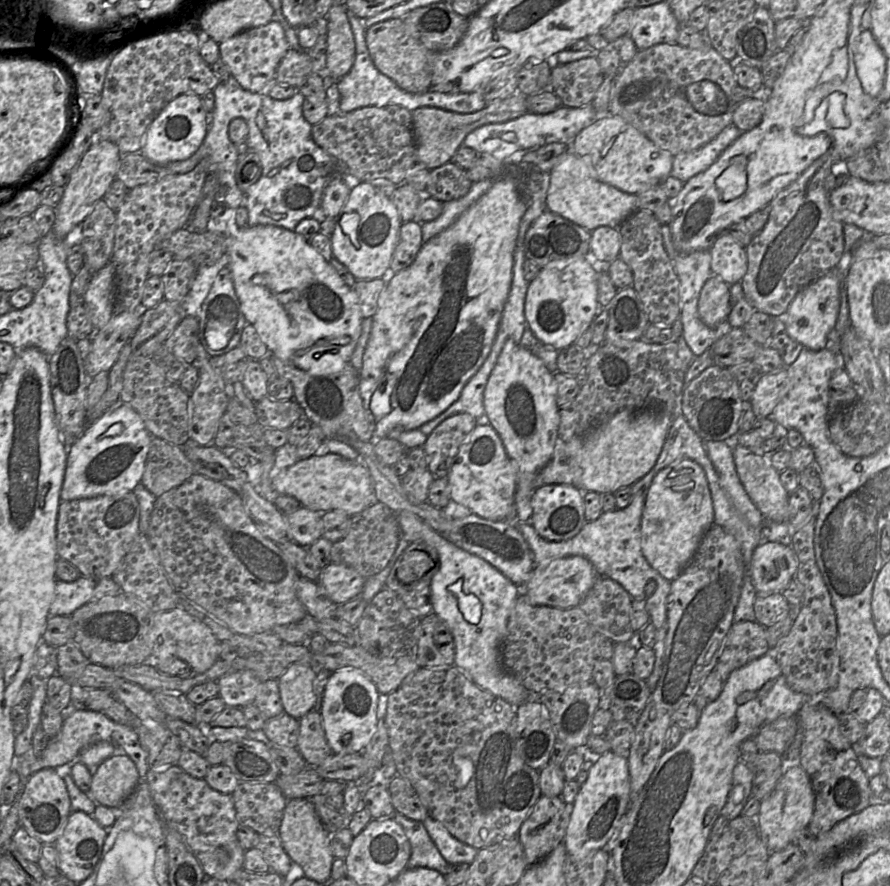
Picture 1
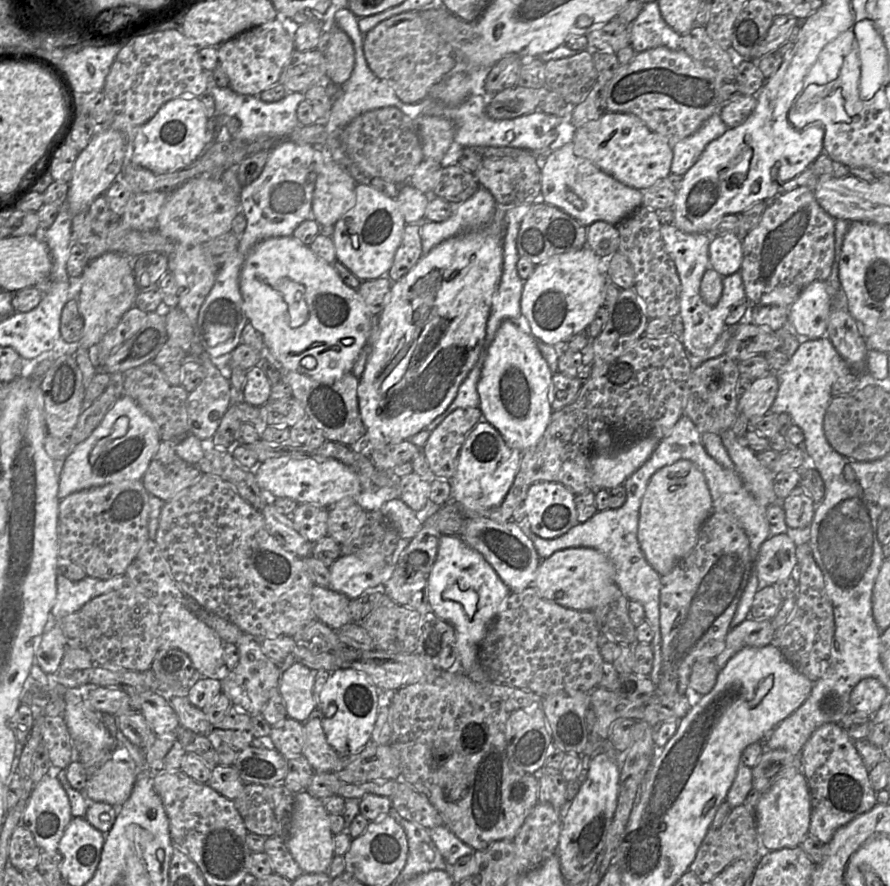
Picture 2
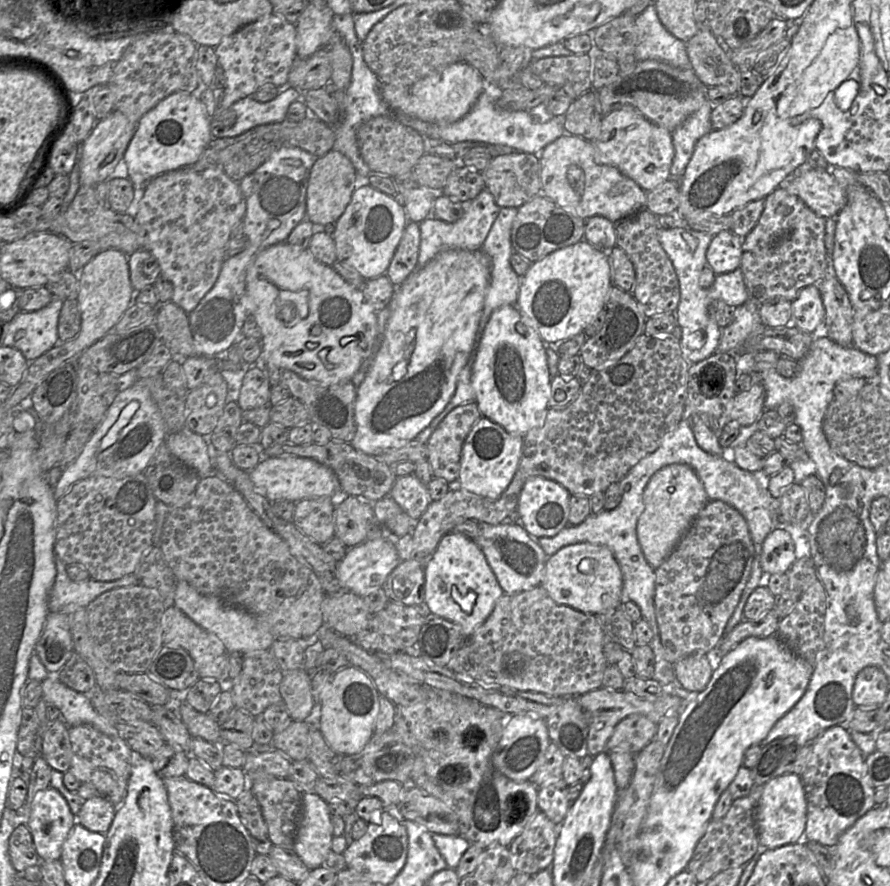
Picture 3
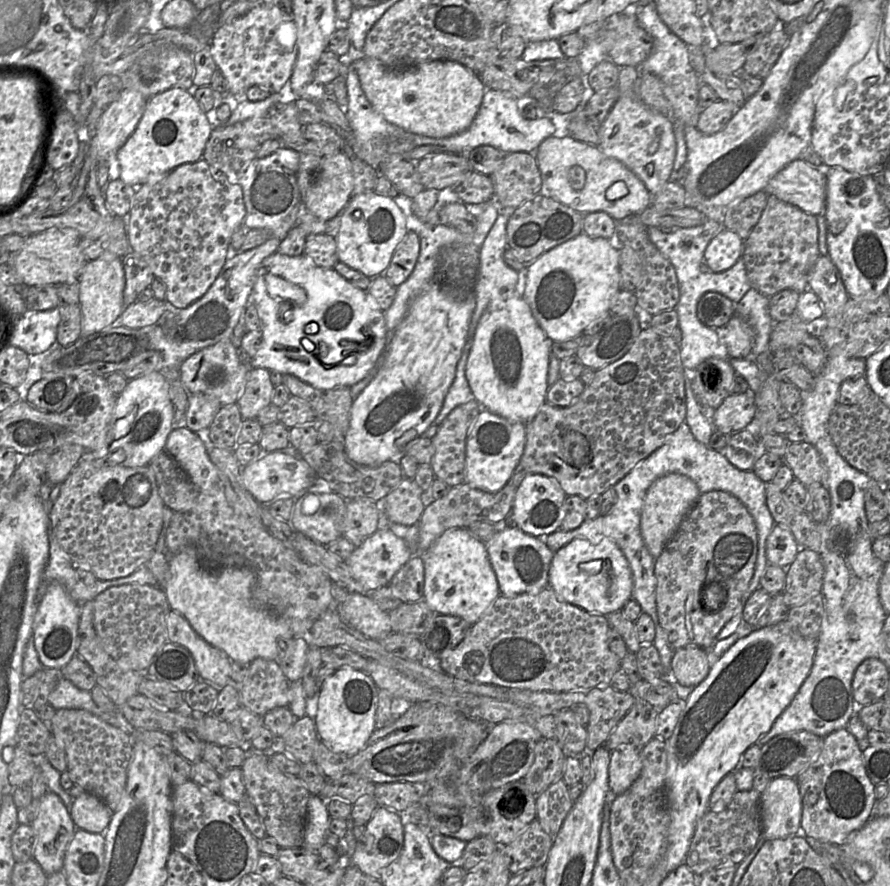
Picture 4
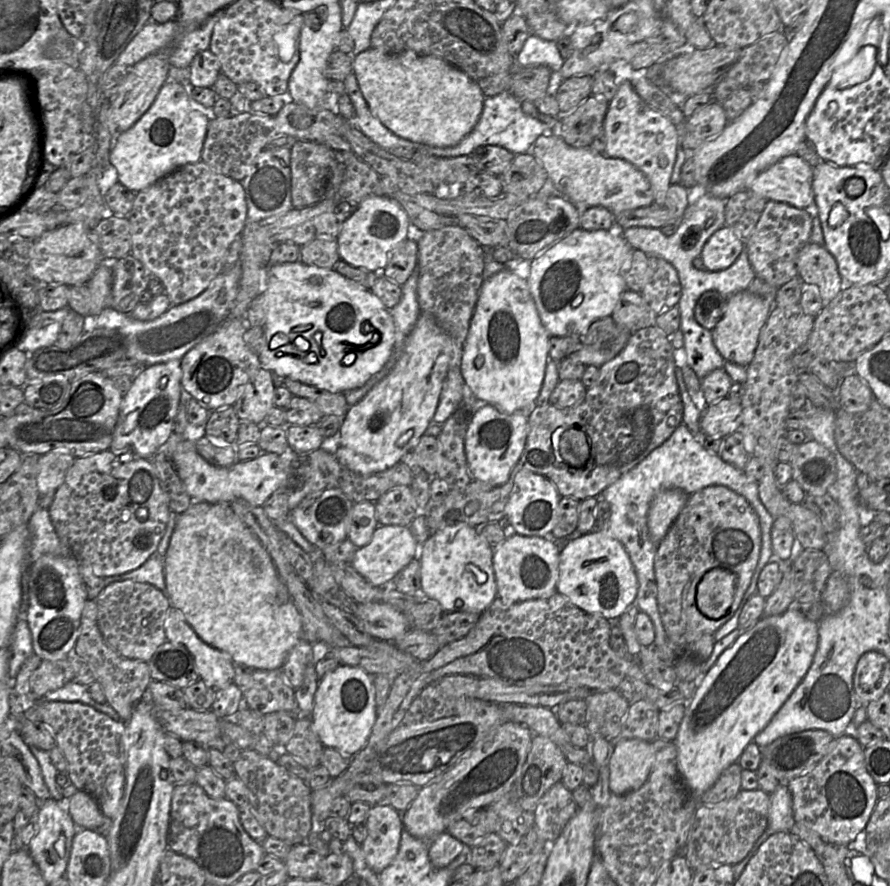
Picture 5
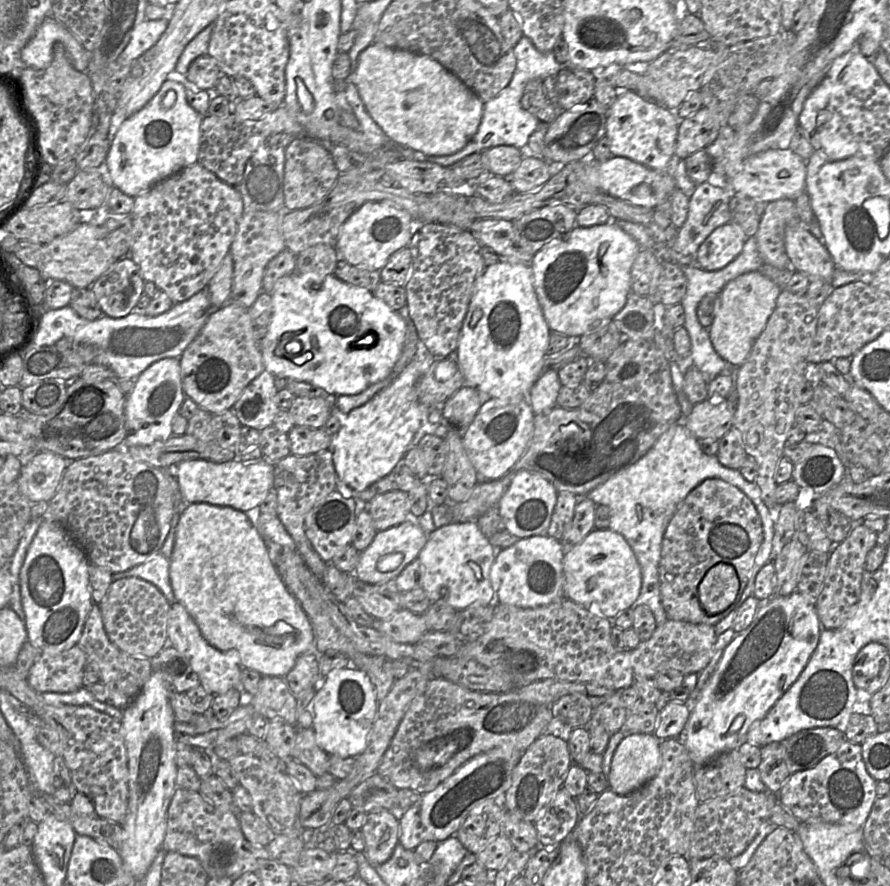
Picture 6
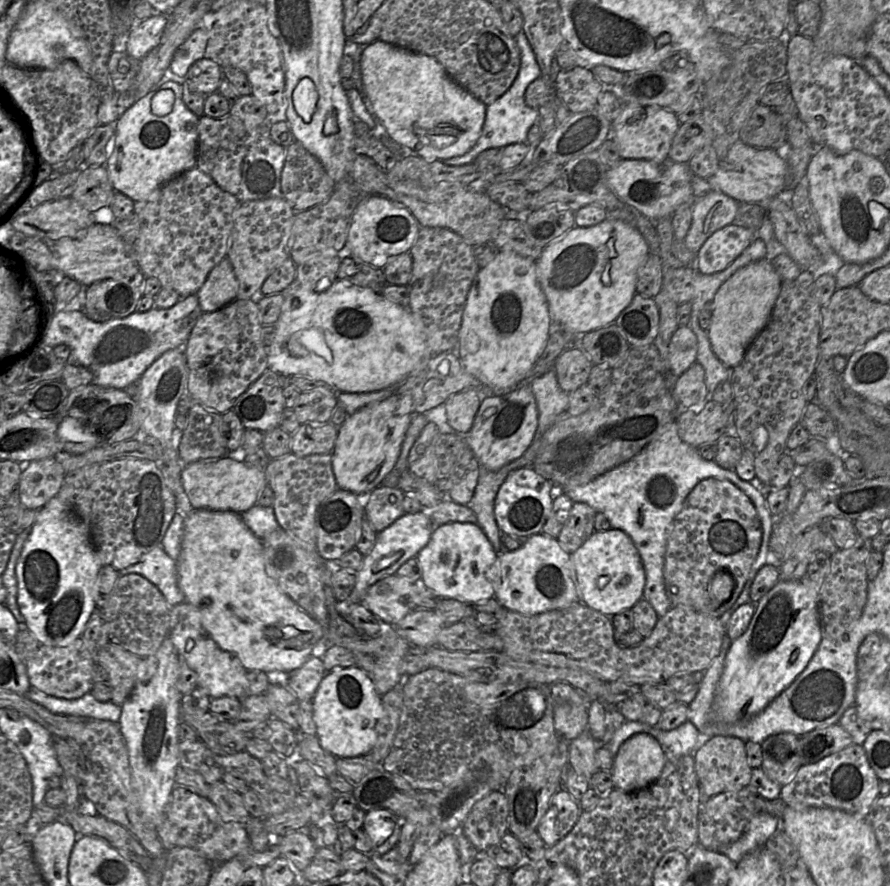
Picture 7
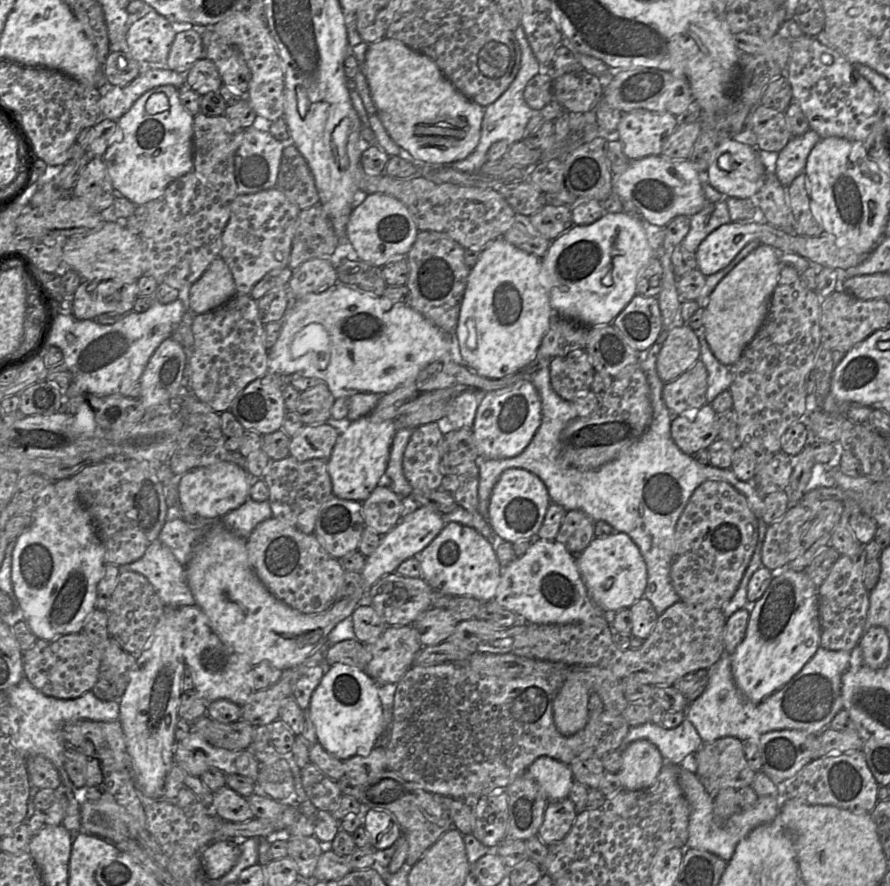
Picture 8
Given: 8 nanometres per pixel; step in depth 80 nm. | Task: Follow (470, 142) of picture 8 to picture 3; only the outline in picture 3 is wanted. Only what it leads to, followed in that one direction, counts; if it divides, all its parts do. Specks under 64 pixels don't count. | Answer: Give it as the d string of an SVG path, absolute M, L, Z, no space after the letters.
M455 62L434 71L410 87L381 84L380 95L393 110L430 123L453 123L463 118L483 92L483 78L466 62Z

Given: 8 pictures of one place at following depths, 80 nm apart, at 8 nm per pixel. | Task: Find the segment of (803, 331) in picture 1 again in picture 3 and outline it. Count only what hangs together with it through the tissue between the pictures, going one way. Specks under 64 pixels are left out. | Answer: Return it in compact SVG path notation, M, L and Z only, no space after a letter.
M817 284L802 289L792 302L790 324L808 333L818 333L824 326L825 308Z

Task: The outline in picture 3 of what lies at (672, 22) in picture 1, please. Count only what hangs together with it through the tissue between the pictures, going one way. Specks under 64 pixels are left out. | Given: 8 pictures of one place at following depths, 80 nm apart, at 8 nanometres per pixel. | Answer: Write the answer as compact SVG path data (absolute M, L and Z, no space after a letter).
M654 3L635 17L638 44L634 52L637 61L648 59L668 63L680 69L691 69L685 42L672 35L661 23Z

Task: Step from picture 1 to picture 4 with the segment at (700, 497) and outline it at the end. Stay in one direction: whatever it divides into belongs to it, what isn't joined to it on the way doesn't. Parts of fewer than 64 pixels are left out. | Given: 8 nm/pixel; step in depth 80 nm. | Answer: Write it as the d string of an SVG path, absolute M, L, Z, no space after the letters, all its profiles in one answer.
M670 473L656 479L648 488L640 519L640 530L645 546L656 560L677 531L681 521L697 502L701 492L689 477Z

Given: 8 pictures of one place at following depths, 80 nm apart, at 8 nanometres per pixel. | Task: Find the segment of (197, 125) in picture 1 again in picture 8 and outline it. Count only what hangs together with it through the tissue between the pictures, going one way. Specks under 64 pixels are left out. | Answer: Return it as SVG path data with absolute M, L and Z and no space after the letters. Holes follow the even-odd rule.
M164 85L145 92L117 121L118 129L115 136L110 139L110 145L103 156L114 189L135 205L146 205L162 196L171 182L194 171L193 122L194 116L181 103L179 88ZM157 92L167 95L170 107L165 112L151 115L146 112L146 103Z

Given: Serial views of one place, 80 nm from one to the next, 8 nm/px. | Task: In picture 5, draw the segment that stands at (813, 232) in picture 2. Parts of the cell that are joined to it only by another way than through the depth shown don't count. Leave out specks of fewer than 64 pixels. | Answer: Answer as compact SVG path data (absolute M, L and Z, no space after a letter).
M768 200L754 230L745 240L745 249L755 275L776 288L797 277L797 255L810 242L812 225L813 210Z

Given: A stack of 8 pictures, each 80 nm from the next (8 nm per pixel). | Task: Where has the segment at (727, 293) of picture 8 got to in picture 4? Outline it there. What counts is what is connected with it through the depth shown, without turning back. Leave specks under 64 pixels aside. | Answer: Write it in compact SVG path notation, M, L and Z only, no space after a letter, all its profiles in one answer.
M735 314L722 329L716 330L721 334L730 358L750 357L753 348L753 331L746 320Z

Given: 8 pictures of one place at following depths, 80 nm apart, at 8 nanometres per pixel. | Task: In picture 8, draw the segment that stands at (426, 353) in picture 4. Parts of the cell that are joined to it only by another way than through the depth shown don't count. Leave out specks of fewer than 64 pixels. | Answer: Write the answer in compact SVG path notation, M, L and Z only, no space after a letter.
M366 415L351 422L339 433L332 454L327 460L333 496L361 503L370 496L386 471L396 431L394 420L374 422Z

